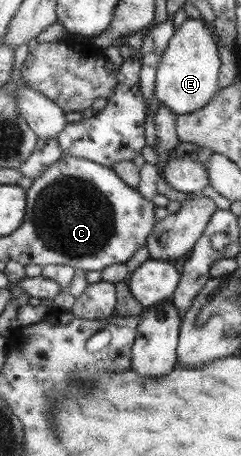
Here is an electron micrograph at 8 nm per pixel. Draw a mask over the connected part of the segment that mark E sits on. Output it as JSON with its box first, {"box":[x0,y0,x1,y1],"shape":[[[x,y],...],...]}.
{"box":[154,20,223,115],"shape":[[[186,20],[175,28],[174,34],[162,53],[157,68],[154,94],[161,104],[179,115],[197,112],[215,99],[220,86],[223,59],[219,41],[203,20]]]}

